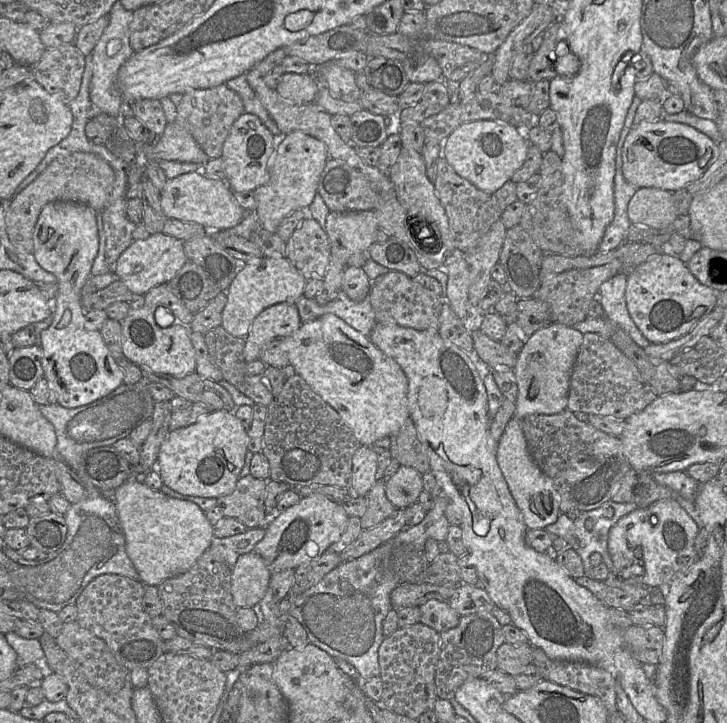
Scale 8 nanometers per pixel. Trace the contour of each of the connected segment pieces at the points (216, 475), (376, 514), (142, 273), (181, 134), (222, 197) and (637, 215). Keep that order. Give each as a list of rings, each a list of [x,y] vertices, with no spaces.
[[[210,411],[195,423],[169,431],[156,466],[167,487],[189,496],[218,498],[235,489],[245,463],[249,437],[241,421],[230,411]]]
[[[379,479],[365,496],[367,507],[360,517],[363,530],[372,528],[391,516],[397,508],[389,501],[385,492],[386,479]]]
[[[156,233],[146,239],[134,240],[115,263],[113,272],[131,292],[144,297],[152,288],[173,279],[186,261],[182,240]]]
[[[175,122],[167,124],[156,146],[146,143],[135,144],[135,164],[140,166],[141,162],[142,180],[146,161],[164,160],[203,165],[209,160],[193,137]]]
[[[190,172],[174,179],[167,179],[160,191],[161,207],[169,219],[201,224],[208,231],[219,231],[239,224],[246,210],[242,208],[226,181],[211,179],[201,172]]]
[[[655,187],[639,188],[627,206],[630,222],[655,230],[662,230],[670,226],[679,216],[673,193]]]

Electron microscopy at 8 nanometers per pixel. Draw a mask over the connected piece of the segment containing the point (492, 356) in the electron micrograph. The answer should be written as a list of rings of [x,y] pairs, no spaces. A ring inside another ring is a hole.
[[[480,329],[472,332],[474,350],[478,357],[492,371],[513,370],[517,355],[506,348],[501,341],[495,341],[485,335]]]

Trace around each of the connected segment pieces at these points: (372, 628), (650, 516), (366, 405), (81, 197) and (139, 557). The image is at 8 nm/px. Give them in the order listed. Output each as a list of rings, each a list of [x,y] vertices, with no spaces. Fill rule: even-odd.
[[[443,493],[435,498],[433,507],[417,525],[406,526],[396,536],[359,558],[344,561],[327,573],[316,585],[296,596],[288,614],[304,628],[309,643],[353,665],[362,680],[380,675],[378,650],[385,636],[382,624],[393,608],[391,592],[398,587],[400,579],[389,565],[394,545],[410,544],[416,550],[425,551],[427,539],[446,541],[450,523],[445,515],[449,499]]]
[[[678,499],[658,500],[646,508],[637,508],[623,516],[609,531],[608,552],[620,572],[640,559],[644,568],[641,576],[633,576],[637,584],[649,588],[666,588],[681,571],[686,571],[700,557],[694,547],[700,525],[685,510]],[[640,548],[640,557],[636,549]]]
[[[326,313],[313,321],[302,323],[292,335],[282,339],[286,344],[289,362],[296,374],[338,412],[361,445],[371,446],[380,438],[391,436],[410,417],[408,380],[401,367],[377,348],[369,337],[335,314]]]
[[[74,152],[56,158],[32,183],[9,201],[5,213],[5,225],[11,243],[21,252],[33,253],[33,231],[39,214],[46,204],[55,201],[76,202],[101,212],[108,205],[114,182],[113,168],[96,154]]]
[[[125,482],[113,491],[113,501],[125,537],[126,553],[144,585],[157,586],[187,571],[213,539],[213,526],[195,503],[152,490],[141,482]]]

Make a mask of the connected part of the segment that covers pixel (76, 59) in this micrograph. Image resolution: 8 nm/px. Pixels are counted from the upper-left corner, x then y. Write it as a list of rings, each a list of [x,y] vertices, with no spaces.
[[[73,45],[46,48],[32,67],[32,77],[66,105],[77,97],[85,70],[85,56]]]

